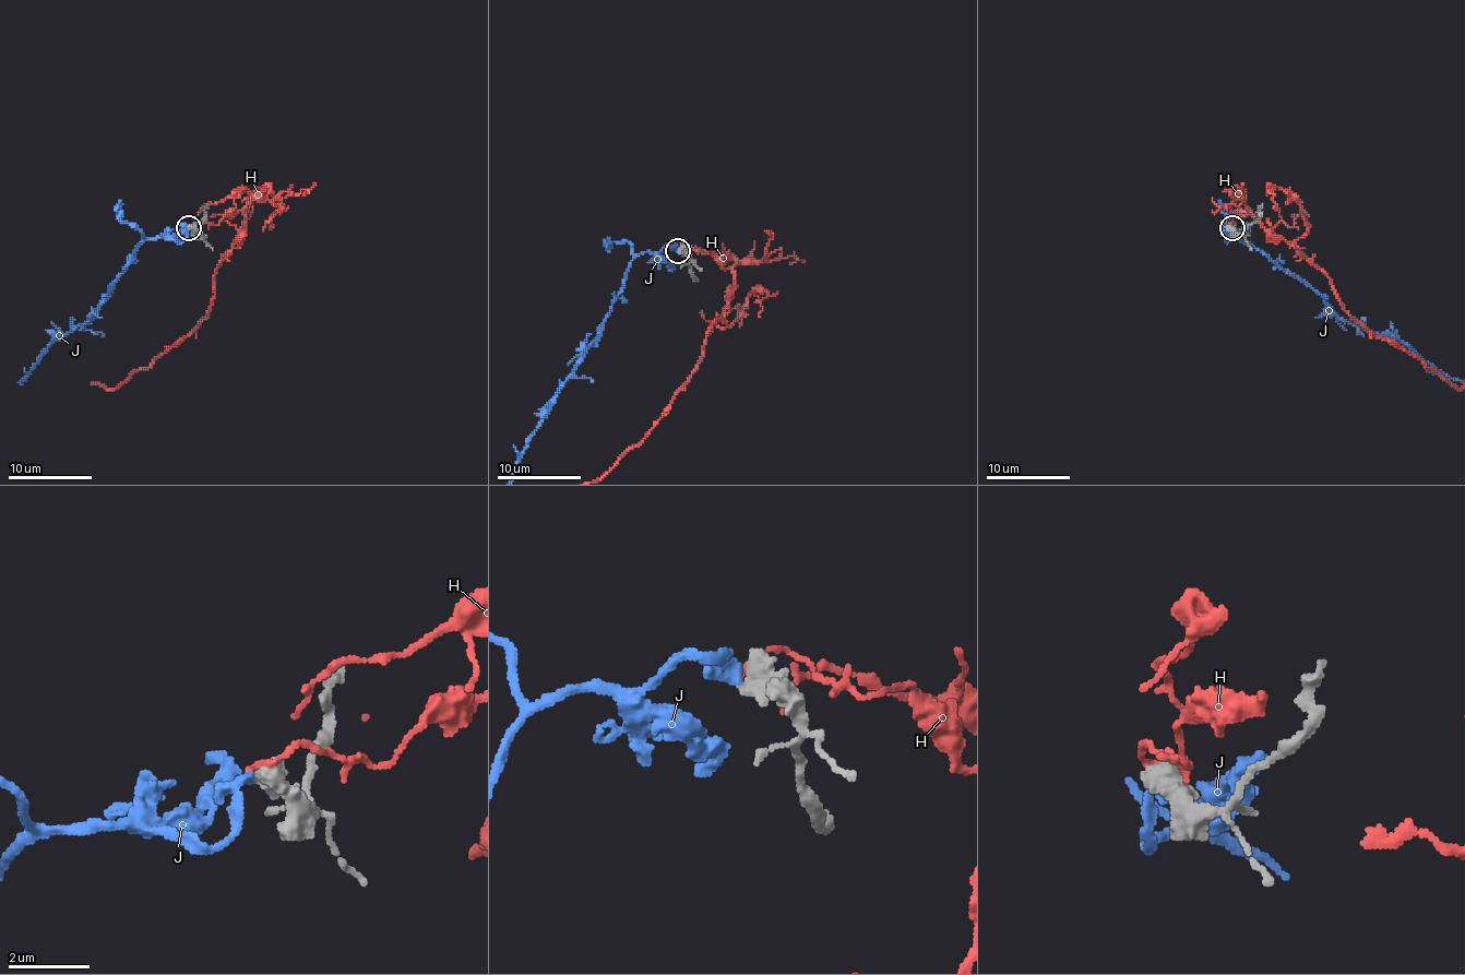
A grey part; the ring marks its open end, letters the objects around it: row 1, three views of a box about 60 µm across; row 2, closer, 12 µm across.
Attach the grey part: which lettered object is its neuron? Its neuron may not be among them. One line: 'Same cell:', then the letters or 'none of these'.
Same cell: J

